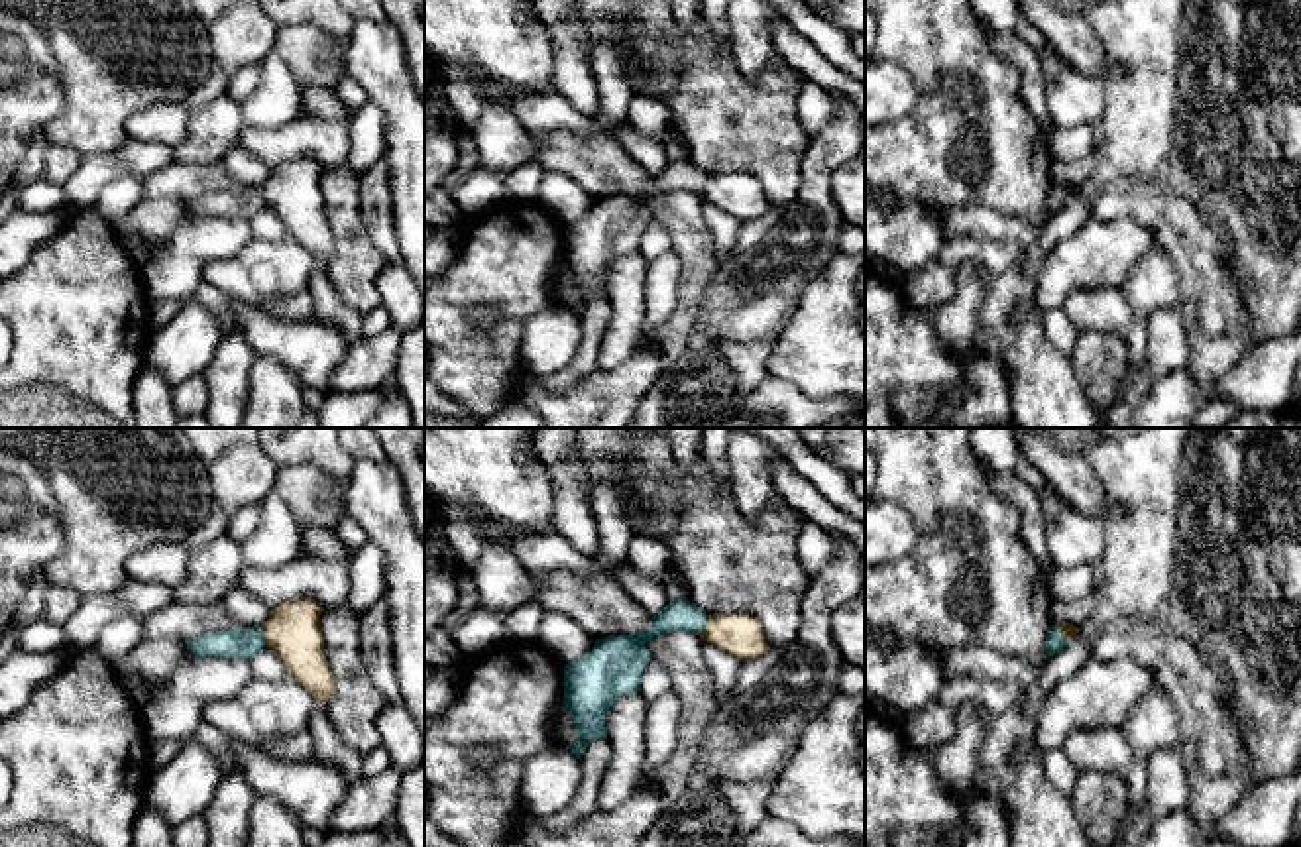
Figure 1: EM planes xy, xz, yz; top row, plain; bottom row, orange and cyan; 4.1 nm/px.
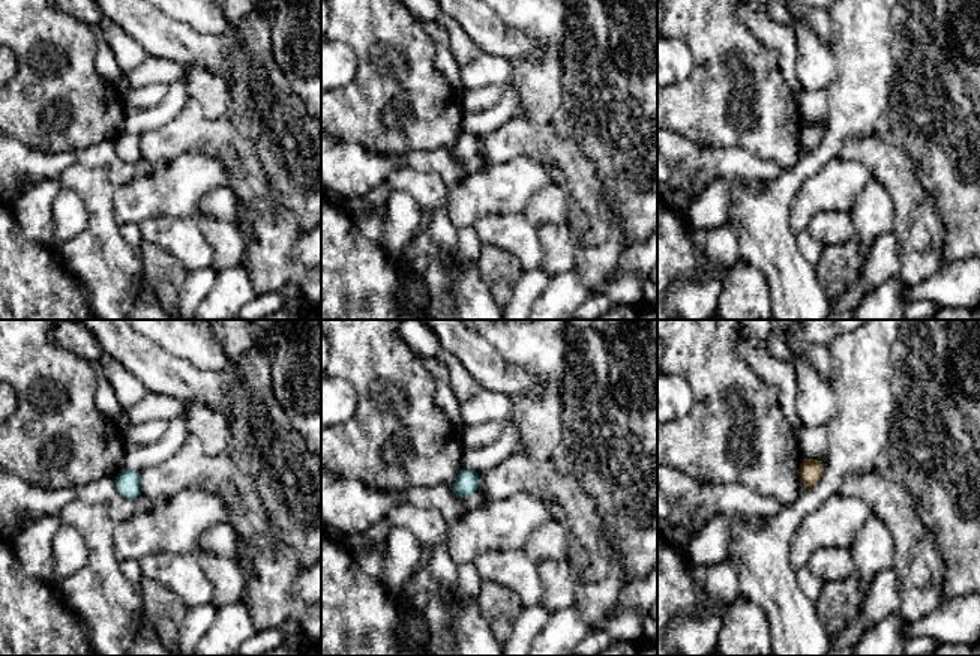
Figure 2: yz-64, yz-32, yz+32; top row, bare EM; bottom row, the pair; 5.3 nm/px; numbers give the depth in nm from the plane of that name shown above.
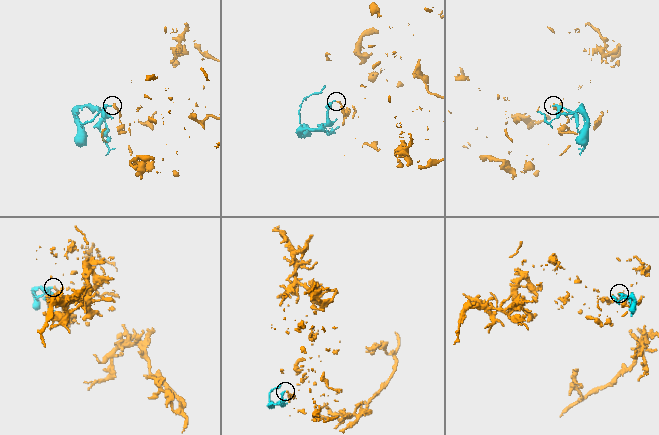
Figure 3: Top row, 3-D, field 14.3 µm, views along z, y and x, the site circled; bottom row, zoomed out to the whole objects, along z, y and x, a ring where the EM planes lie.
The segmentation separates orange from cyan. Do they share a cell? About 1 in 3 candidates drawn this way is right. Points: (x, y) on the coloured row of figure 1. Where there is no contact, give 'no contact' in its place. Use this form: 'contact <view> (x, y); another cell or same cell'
contact xy (266, 637); another cell

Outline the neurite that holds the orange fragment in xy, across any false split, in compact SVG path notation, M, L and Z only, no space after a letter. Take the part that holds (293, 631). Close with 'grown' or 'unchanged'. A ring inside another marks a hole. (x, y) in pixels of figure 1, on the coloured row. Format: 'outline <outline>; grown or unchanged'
outline M311 597L273 605L261 625L267 647L281 658L287 676L295 678L318 704L334 692L334 674L326 662L320 615L324 607Z; unchanged

